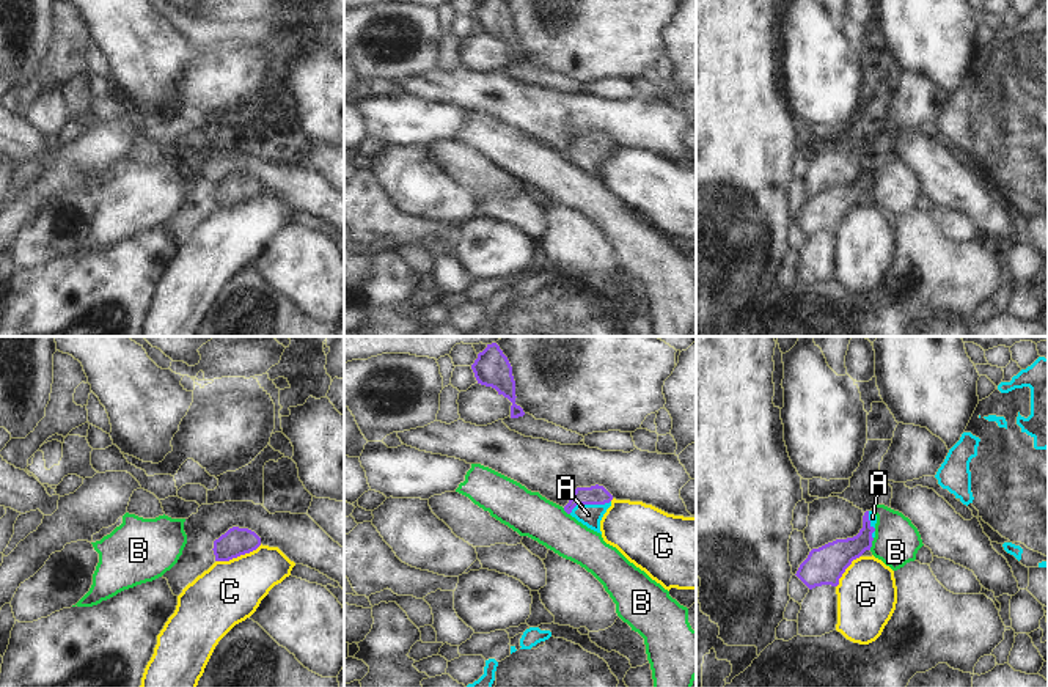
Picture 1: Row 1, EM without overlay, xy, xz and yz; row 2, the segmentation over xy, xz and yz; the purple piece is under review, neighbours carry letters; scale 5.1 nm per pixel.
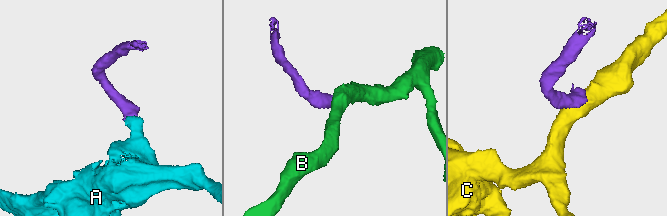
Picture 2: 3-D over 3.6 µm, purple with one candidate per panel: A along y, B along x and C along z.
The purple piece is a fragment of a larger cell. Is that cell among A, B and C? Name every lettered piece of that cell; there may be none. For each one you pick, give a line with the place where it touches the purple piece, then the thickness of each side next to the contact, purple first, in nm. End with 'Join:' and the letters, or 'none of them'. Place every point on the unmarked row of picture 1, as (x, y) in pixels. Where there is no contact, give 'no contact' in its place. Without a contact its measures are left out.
A: contact xz (589, 151); calibres 100 and 110 nm
Join: A

